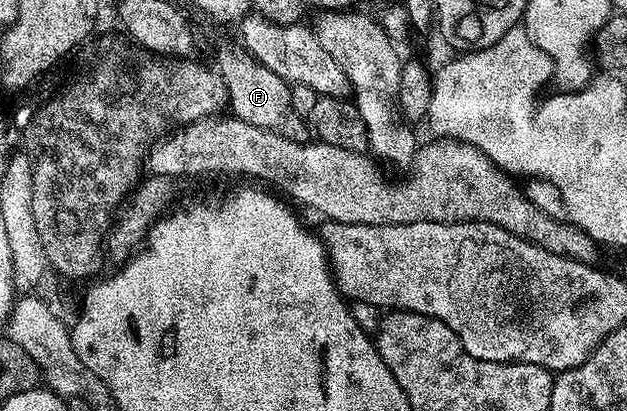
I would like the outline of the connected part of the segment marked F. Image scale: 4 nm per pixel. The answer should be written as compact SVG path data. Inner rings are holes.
M234 43L232 44L221 45L216 50L215 61L213 61L215 71L223 77L227 87L230 115L258 128L282 129L282 124L286 122L291 112L291 88L287 81L258 64L246 52L240 50Z

